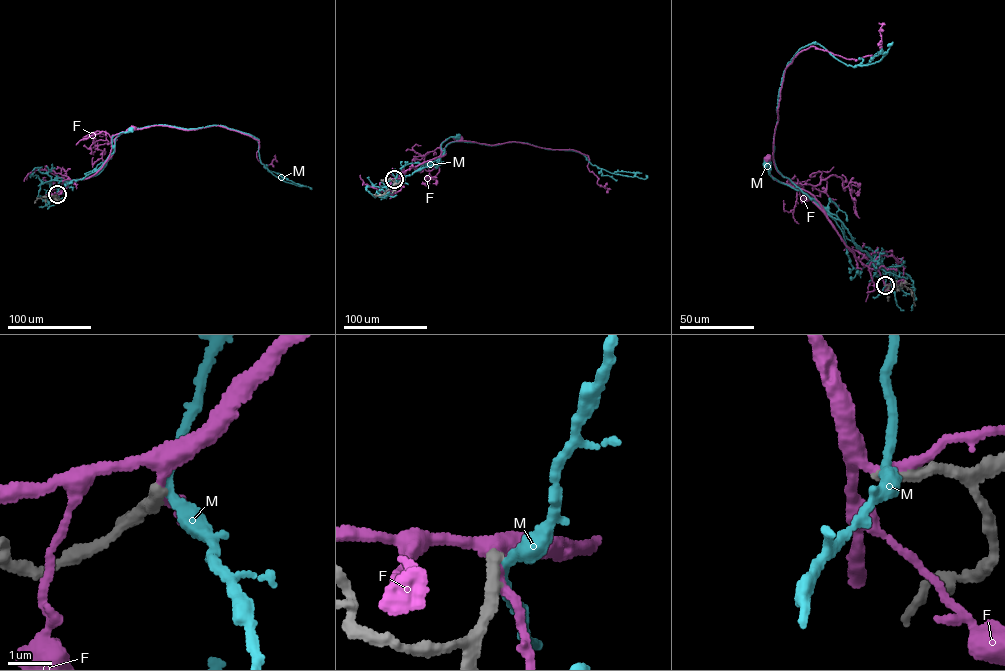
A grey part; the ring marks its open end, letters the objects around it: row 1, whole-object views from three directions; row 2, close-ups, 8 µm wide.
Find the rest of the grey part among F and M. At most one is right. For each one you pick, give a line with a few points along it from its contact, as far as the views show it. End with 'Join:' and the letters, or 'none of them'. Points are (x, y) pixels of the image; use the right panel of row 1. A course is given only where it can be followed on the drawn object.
Join: none of them

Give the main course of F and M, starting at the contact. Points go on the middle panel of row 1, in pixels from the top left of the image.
F: (394, 179), (402, 177), (405, 170), (439, 156), (440, 144), (446, 139), (461, 138)
M: (394, 179), (394, 183), (436, 163), (442, 152), (441, 143), (450, 137), (457, 137)

